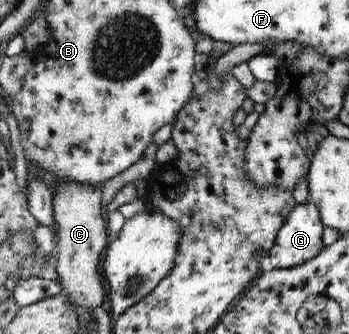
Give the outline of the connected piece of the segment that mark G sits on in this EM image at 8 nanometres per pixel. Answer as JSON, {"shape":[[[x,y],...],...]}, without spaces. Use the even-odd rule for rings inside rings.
{"shape":[[[308,202],[297,204],[291,211],[292,214],[287,216],[288,222],[284,221],[278,236],[275,238],[275,246],[263,260],[262,268],[265,271],[300,266],[300,264],[311,261],[323,252],[322,231],[324,226],[322,215],[319,213],[319,207],[315,203]]]}

